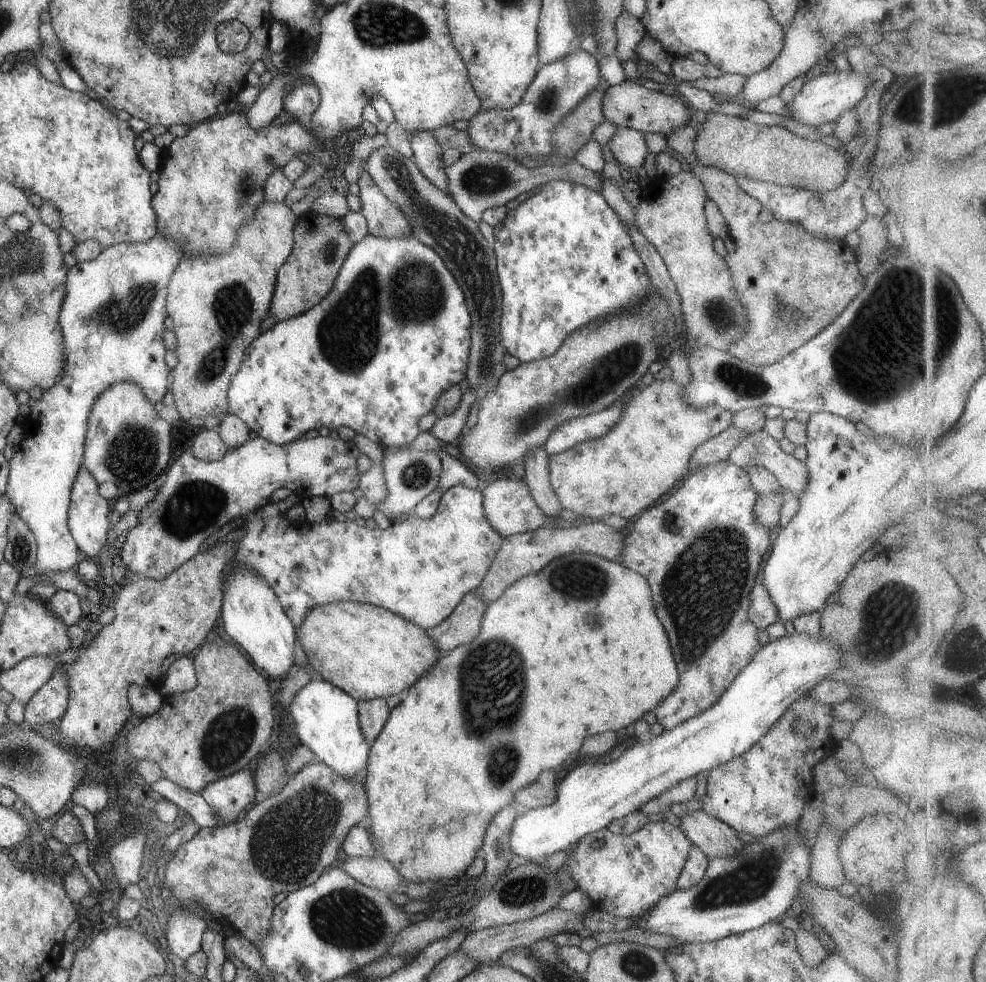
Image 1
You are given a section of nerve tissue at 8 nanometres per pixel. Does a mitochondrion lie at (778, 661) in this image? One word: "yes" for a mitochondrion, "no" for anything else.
no

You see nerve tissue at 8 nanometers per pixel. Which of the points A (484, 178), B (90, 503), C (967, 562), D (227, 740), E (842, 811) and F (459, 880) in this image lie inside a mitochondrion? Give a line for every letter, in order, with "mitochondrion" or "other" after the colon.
A: mitochondrion
B: other
C: other
D: mitochondrion
E: mitochondrion
F: other

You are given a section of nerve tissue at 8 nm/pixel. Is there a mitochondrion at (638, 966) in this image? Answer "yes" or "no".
yes

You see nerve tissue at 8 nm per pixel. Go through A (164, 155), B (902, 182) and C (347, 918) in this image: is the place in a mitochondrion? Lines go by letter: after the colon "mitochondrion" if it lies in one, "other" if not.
A: other
B: other
C: mitochondrion

